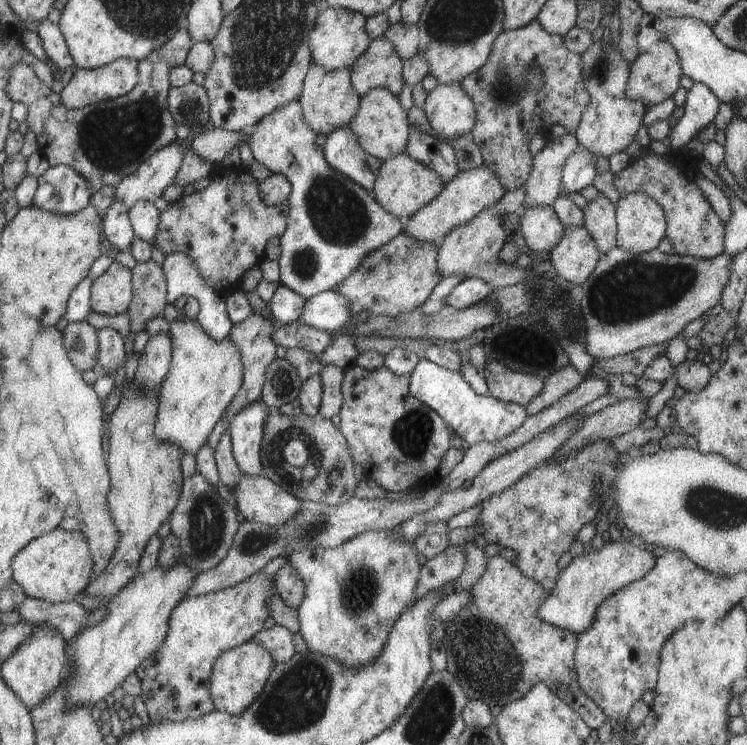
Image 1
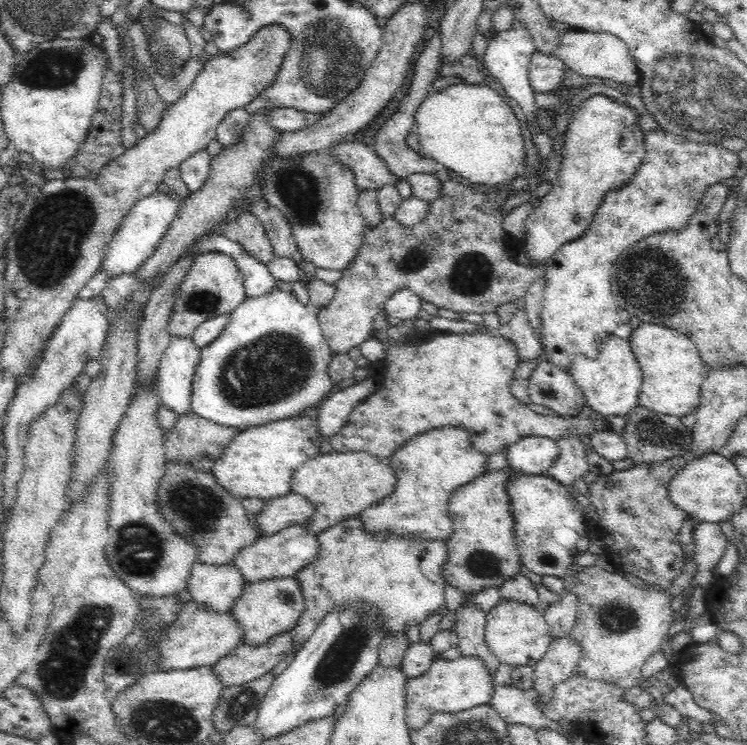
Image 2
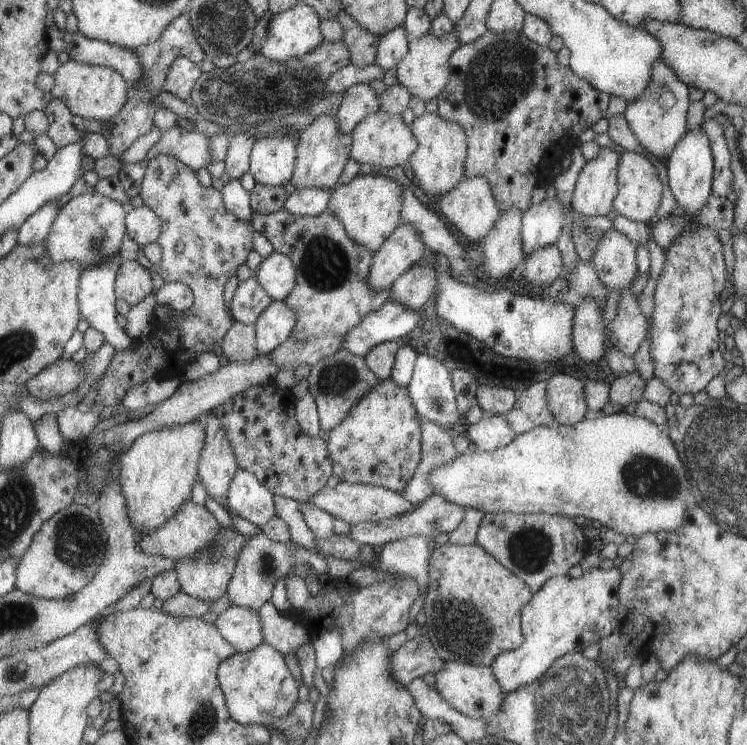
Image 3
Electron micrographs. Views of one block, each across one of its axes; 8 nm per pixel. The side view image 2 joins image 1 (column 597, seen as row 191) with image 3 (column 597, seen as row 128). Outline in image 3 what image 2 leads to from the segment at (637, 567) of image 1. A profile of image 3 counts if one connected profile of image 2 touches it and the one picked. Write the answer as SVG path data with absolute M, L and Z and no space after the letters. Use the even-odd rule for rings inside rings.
M592 567L578 578L569 576L551 577L538 591L533 592L531 598L520 610L520 631L523 635L523 642L513 651L505 651L501 655L497 655L494 662L489 666L504 694L538 679L548 670L555 659L571 651L581 653L584 648L587 648L593 642L609 636L618 624L619 586L621 586L621 573L618 569L611 567L603 570L599 567Z

